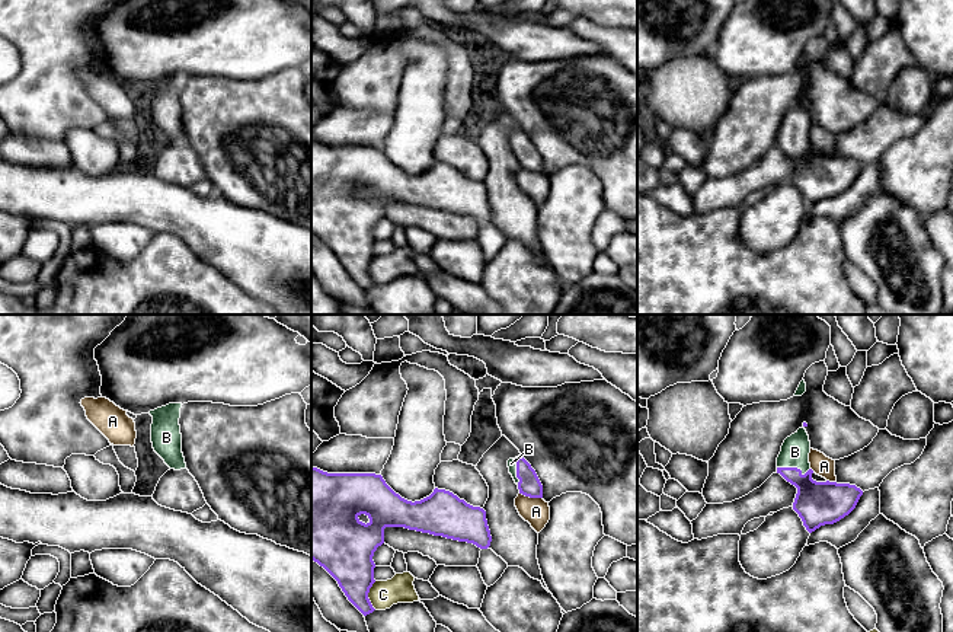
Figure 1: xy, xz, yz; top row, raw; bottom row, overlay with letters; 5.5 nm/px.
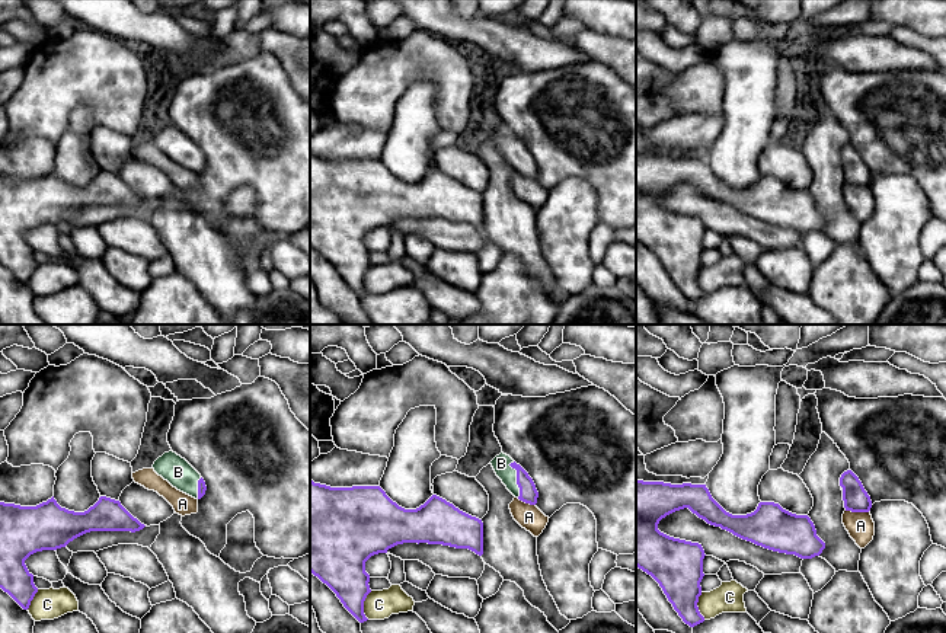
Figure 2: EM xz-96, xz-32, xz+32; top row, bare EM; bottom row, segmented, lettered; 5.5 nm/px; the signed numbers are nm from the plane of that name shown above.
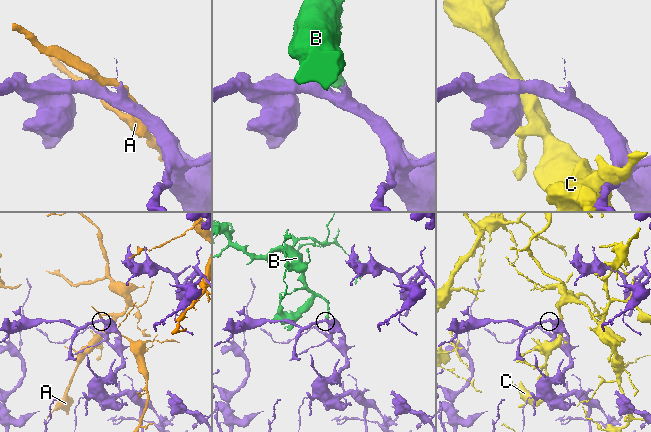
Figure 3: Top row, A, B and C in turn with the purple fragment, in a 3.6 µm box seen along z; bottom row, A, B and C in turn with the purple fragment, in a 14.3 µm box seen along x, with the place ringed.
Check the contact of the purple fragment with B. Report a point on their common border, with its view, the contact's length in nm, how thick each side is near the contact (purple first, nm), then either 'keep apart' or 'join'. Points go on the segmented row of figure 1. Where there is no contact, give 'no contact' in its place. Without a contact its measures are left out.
meets purple in yz at (793, 468); contact 180 nm long; 240 nm thick on the purple side, 160 nm on the other; join

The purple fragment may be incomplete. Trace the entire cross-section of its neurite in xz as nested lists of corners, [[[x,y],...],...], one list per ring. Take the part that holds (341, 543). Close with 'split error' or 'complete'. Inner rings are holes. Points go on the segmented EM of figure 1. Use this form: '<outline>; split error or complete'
[[[311,467],[311,559],[339,584],[348,600],[364,615],[372,613],[368,593],[374,580],[374,552],[384,543],[386,527],[404,527],[487,549],[492,542],[486,511],[435,488],[420,501],[407,501],[375,473],[327,473]]]; complete

